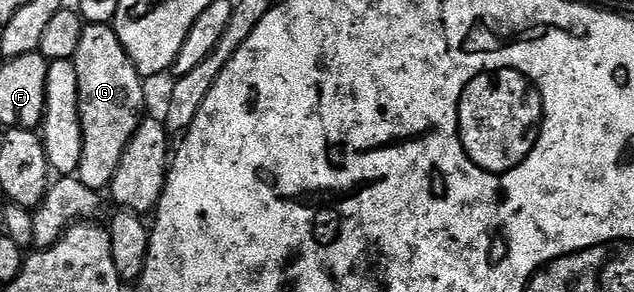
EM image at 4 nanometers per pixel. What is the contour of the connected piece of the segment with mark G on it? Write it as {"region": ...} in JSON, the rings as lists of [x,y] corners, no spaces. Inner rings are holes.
{"region":[[[87,24],[73,59],[79,84],[79,119],[83,129],[83,152],[77,176],[89,188],[100,192],[110,187],[129,142],[142,124],[147,110],[145,79],[137,72],[129,52],[117,40],[111,24]]]}

